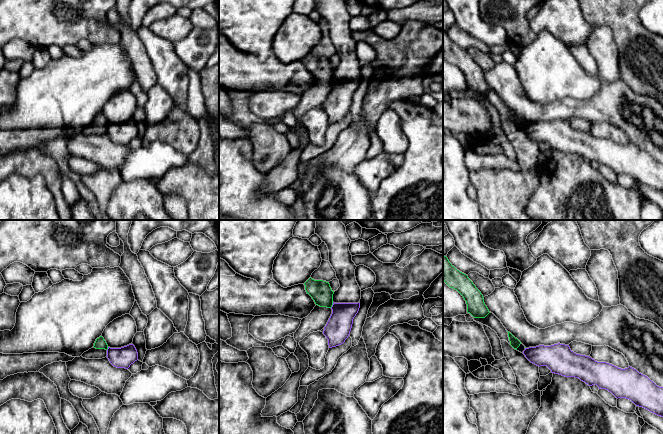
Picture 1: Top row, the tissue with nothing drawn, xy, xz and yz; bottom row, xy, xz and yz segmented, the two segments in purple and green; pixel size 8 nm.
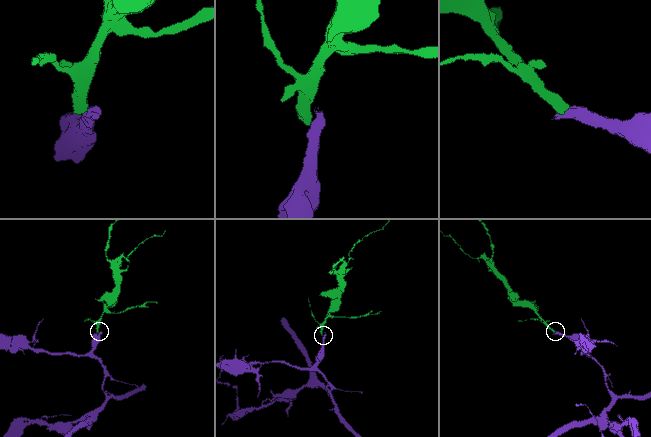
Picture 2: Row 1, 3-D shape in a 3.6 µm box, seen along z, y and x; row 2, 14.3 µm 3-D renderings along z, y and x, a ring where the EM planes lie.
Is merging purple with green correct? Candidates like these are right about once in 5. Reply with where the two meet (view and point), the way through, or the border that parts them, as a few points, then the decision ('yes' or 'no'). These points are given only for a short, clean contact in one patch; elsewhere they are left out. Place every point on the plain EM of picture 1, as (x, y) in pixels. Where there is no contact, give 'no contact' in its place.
contact xz (332, 81); border xz (333, 78), (330, 83); no

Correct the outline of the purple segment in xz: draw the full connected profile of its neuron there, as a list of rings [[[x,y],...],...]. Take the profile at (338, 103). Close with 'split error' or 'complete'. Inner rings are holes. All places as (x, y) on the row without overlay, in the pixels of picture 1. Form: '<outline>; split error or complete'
[[[316,0],[315,10],[327,21],[329,38],[336,48],[340,63],[333,70],[332,90],[324,103],[329,124],[348,114],[353,95],[359,87],[361,65],[356,57],[356,41],[349,27],[351,19],[344,0]]]; split error

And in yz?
[[[522,119],[517,127],[523,129],[525,133],[537,142],[547,142],[552,149],[565,153],[579,154],[589,162],[597,161],[599,165],[606,165],[617,175],[626,174],[631,176],[636,182],[643,183],[650,188],[663,193],[663,163],[657,162],[647,152],[639,149],[636,145],[628,143],[618,144],[606,138],[597,138],[589,132],[574,129],[569,121],[554,120],[551,122],[539,121],[526,124]]]; split error

